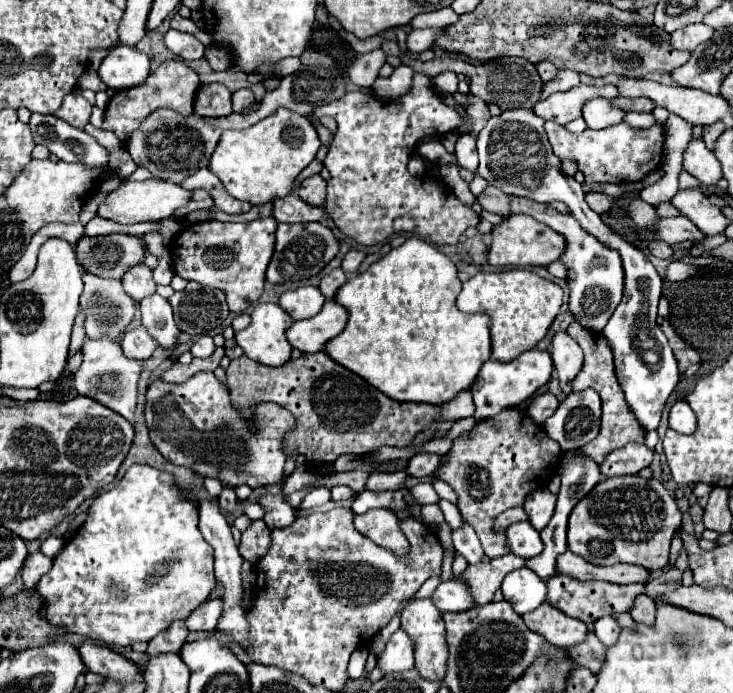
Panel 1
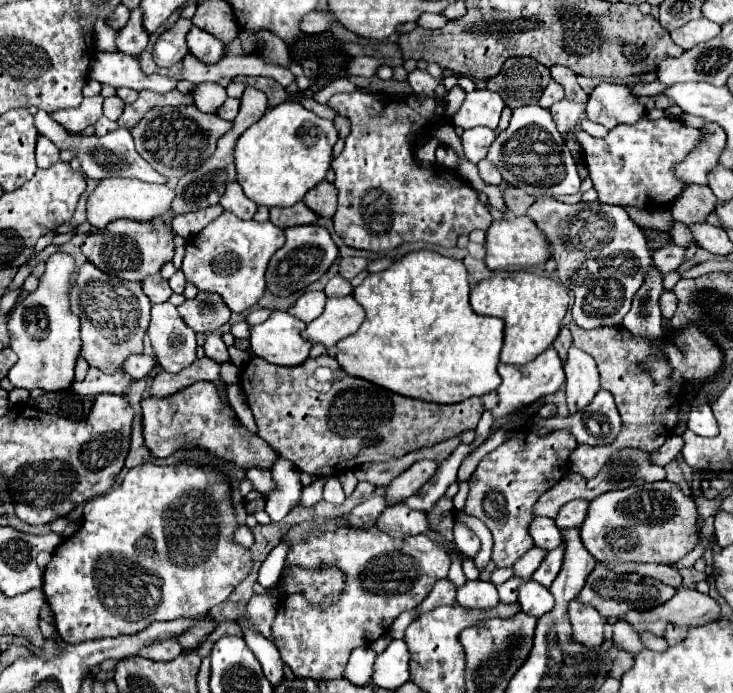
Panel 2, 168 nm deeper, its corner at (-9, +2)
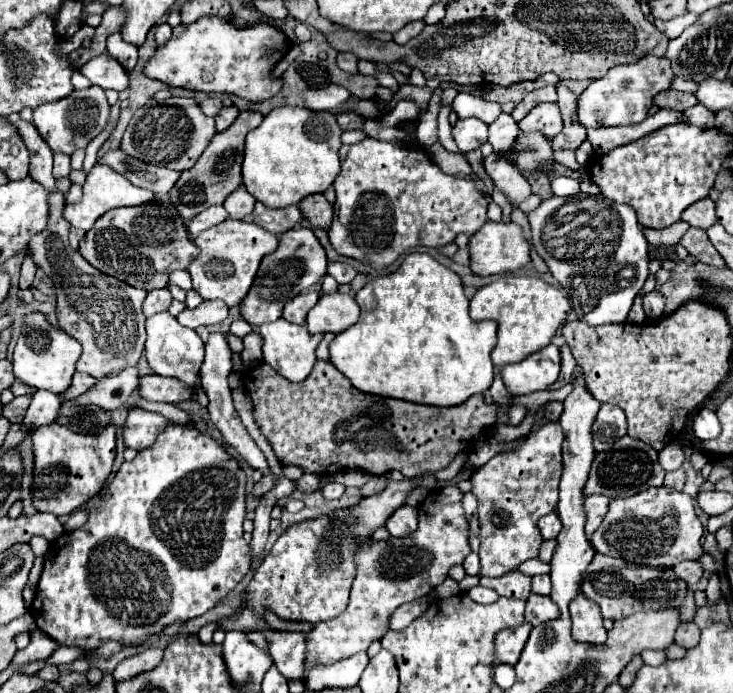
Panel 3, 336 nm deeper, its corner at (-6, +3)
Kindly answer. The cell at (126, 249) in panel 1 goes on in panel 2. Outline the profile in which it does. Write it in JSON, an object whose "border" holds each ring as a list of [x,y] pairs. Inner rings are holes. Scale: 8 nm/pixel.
{"border":[[[156,218],[152,222],[112,222],[112,226],[106,226],[100,232],[88,234],[86,242],[82,244],[82,254],[106,274],[112,274],[122,280],[134,280],[142,282],[148,274],[158,274],[160,268],[172,260],[174,256],[174,244],[172,244],[174,232],[170,226],[164,224],[162,218]]]}

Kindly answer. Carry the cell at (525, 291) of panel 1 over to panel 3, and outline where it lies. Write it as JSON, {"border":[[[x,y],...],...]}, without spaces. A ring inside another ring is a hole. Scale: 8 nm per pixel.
{"border":[[[501,277],[485,287],[481,287],[469,307],[469,315],[473,321],[493,319],[499,325],[499,341],[493,349],[493,365],[505,367],[509,363],[519,363],[533,351],[543,349],[551,343],[555,331],[565,323],[567,313],[571,309],[569,297],[561,293],[561,289],[547,285],[539,277]]]}

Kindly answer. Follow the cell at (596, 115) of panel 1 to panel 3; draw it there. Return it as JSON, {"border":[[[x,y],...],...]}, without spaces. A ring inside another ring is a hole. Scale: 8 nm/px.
{"border":[[[645,55],[637,63],[625,63],[609,69],[601,79],[589,83],[589,87],[577,99],[577,119],[585,129],[597,127],[615,127],[639,123],[647,117],[653,97],[671,87],[673,81],[671,65],[667,57]]]}

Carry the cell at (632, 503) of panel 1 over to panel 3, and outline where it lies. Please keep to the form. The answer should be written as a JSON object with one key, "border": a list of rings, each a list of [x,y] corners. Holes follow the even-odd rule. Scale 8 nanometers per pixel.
{"border":[[[649,487],[633,497],[613,499],[605,521],[591,537],[597,553],[623,559],[627,563],[645,563],[649,567],[675,567],[687,559],[699,559],[703,525],[695,515],[693,499],[687,493],[669,487]]]}

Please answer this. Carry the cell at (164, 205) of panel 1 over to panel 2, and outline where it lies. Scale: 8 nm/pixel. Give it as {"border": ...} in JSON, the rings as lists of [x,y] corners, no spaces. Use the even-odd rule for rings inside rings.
{"border":[[[106,178],[98,184],[98,188],[88,198],[88,222],[94,228],[104,228],[106,224],[118,218],[150,222],[170,212],[170,204],[174,198],[176,198],[176,192],[170,184],[150,184],[136,178]]]}

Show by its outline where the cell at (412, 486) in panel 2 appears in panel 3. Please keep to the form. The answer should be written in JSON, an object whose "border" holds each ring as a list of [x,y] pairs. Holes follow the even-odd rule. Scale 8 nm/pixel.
{"border":[[[423,475],[421,483],[409,479],[389,481],[387,489],[379,495],[363,497],[351,507],[335,509],[285,529],[255,571],[253,581],[247,585],[247,607],[257,617],[265,617],[265,611],[273,611],[283,621],[319,623],[337,617],[349,603],[351,583],[357,573],[353,555],[359,549],[359,541],[369,539],[373,531],[385,527],[385,521],[395,509],[405,505],[407,493],[417,485],[431,489],[437,485],[437,479],[433,475]]]}

